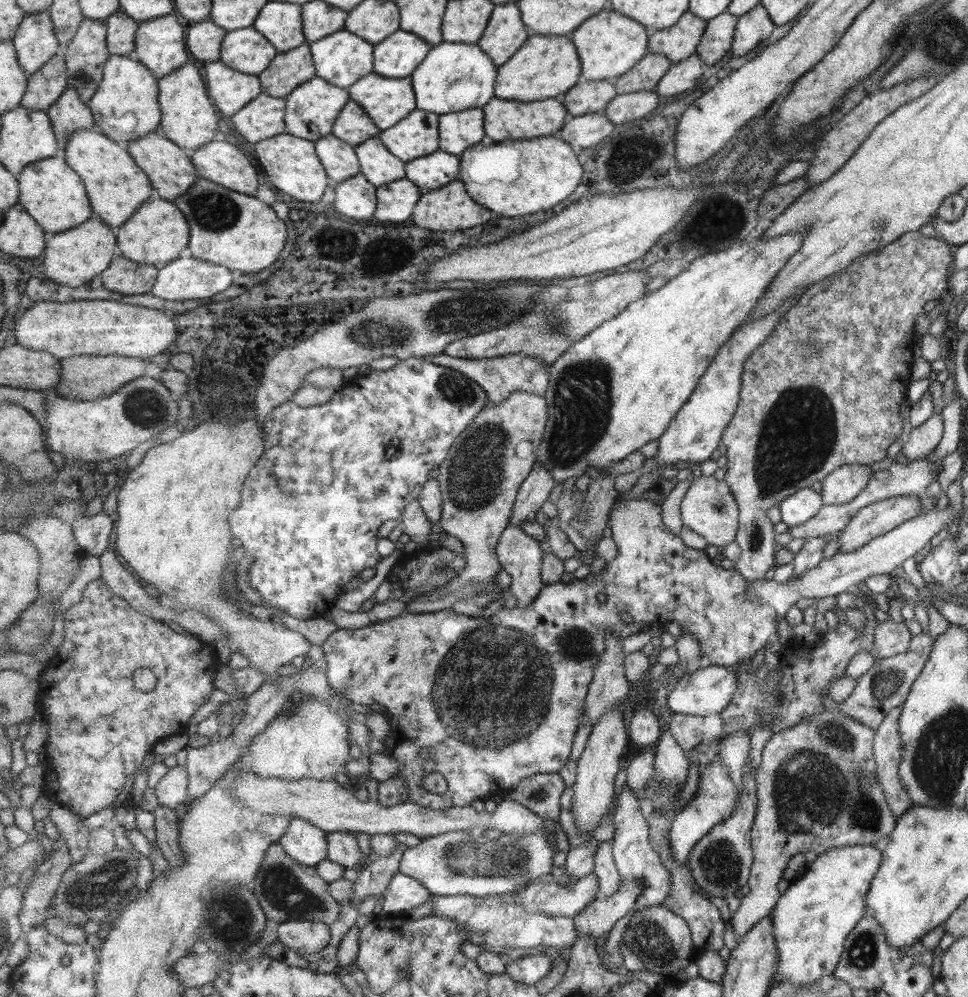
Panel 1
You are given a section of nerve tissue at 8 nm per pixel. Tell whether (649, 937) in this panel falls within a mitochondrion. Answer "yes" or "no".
yes

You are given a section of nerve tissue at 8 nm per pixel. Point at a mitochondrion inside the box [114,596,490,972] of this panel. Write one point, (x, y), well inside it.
(281, 888)

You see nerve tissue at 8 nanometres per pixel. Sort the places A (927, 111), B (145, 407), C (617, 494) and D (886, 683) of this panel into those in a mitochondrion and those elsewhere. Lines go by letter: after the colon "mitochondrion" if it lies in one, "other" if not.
A: other
B: mitochondrion
C: other
D: mitochondrion

